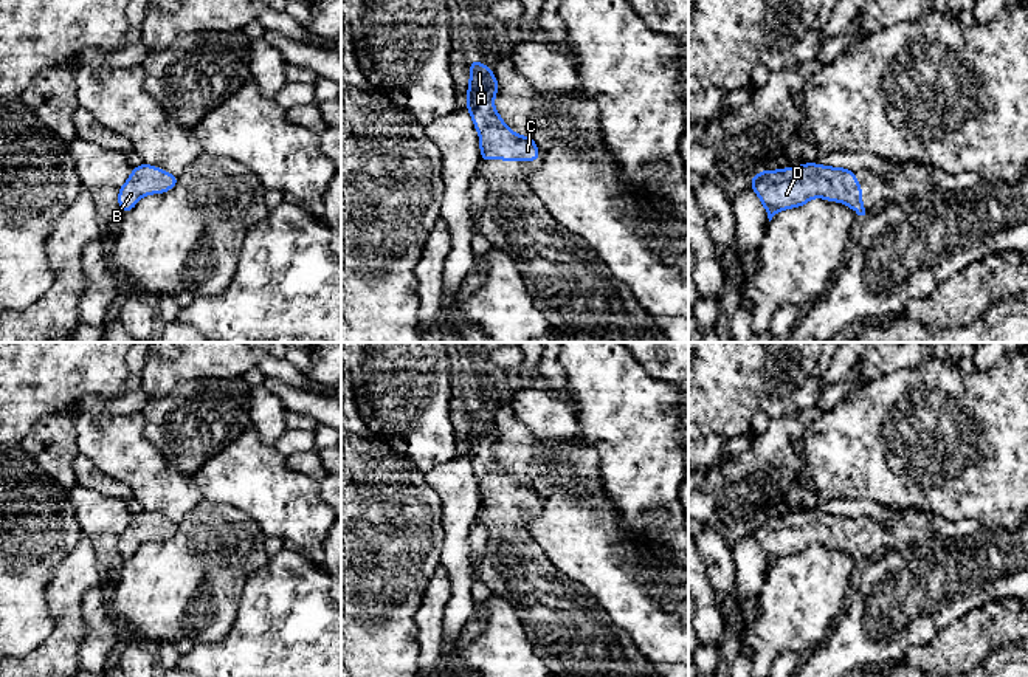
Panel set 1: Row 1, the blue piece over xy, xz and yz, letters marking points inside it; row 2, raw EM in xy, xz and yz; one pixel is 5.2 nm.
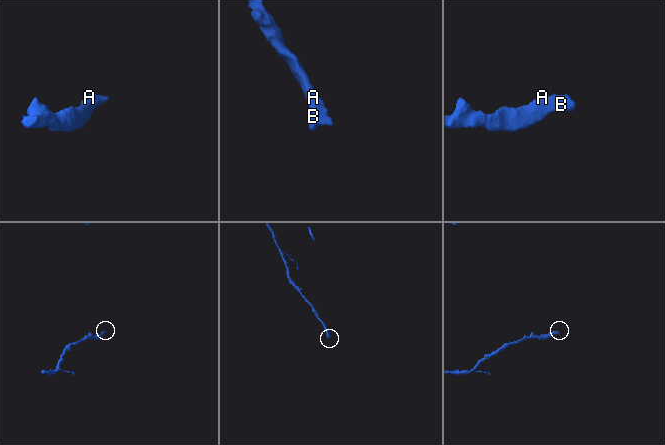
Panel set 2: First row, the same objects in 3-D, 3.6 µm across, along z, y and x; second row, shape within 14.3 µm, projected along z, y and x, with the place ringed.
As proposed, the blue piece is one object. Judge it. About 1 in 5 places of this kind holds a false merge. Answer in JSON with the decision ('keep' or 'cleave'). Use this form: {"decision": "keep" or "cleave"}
{"decision": "keep"}

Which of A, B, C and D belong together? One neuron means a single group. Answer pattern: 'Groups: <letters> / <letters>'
Groups: A B C D

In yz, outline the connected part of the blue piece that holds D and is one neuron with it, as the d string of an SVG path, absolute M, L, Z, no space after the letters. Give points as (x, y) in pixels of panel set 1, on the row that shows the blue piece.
M806 163L778 170L760 170L749 184L760 197L769 222L777 212L803 206L816 197L845 203L857 215L865 215L864 191L856 172L843 167Z

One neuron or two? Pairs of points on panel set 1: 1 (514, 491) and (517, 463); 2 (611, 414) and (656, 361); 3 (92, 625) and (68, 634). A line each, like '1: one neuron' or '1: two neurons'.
1: two neurons
2: two neurons
3: two neurons

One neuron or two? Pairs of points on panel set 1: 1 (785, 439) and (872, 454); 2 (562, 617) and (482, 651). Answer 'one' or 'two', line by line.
1: two
2: two

